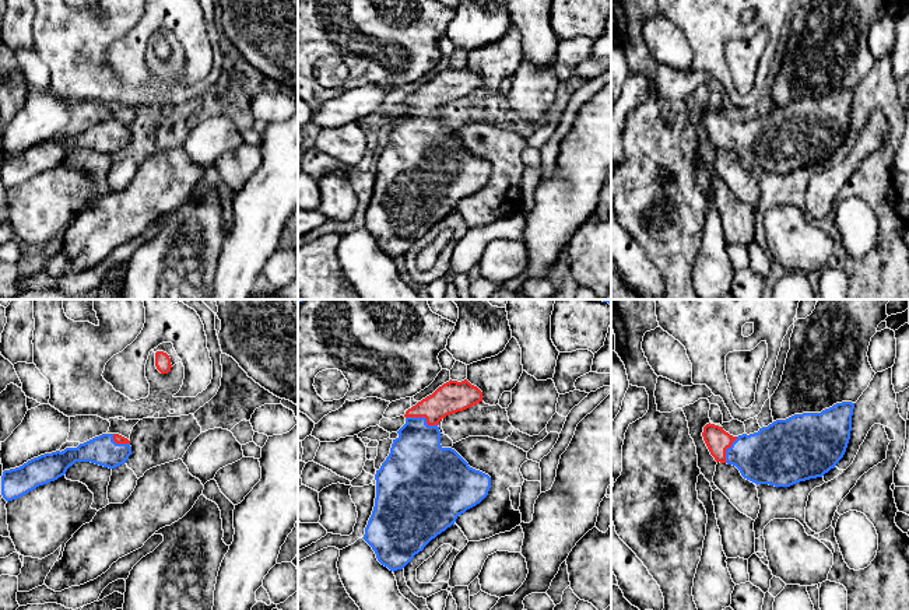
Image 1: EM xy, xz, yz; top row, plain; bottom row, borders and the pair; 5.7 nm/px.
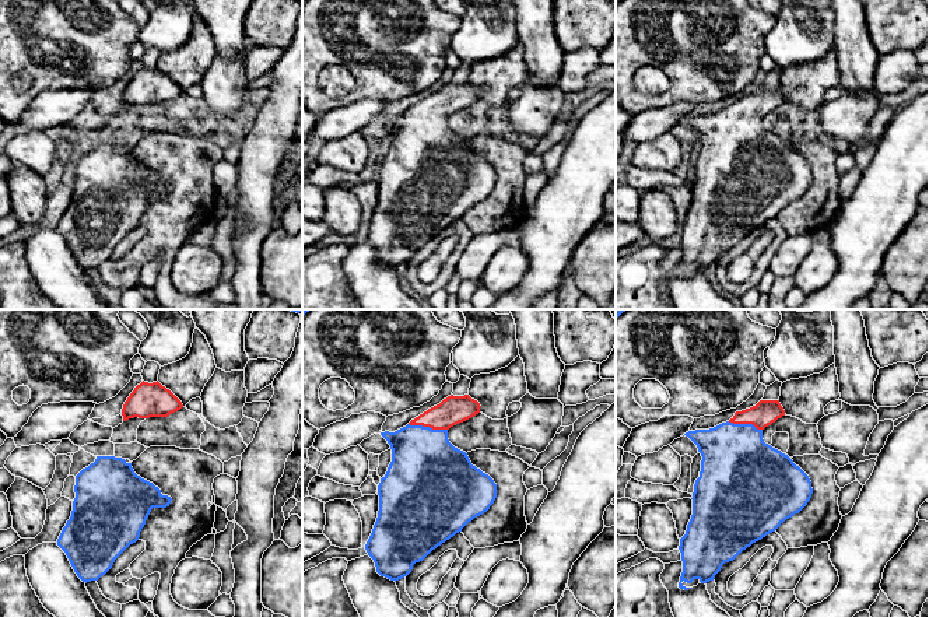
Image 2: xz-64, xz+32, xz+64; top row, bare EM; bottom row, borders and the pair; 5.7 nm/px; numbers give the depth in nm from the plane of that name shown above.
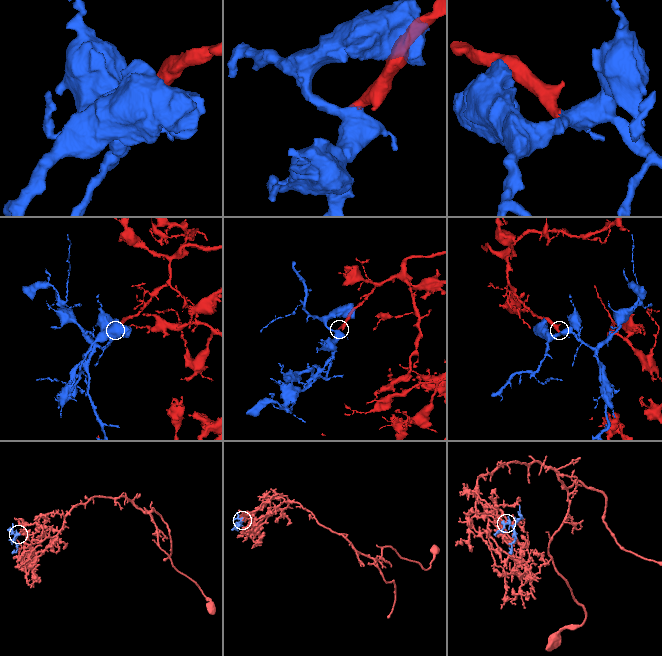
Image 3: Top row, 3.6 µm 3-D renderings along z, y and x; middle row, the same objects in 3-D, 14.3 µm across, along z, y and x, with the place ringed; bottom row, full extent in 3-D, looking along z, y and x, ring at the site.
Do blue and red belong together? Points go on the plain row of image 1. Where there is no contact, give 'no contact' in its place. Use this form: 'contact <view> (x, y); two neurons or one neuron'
contact xz (423, 104); one neuron

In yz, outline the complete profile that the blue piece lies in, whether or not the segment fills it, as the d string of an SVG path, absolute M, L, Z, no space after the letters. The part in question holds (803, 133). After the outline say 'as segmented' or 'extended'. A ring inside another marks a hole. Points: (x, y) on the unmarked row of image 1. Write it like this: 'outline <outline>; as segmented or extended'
outline M842 88L821 99L794 101L738 123L709 109L702 123L715 147L736 152L744 165L790 173L822 164L843 144L853 95L854 90Z; extended

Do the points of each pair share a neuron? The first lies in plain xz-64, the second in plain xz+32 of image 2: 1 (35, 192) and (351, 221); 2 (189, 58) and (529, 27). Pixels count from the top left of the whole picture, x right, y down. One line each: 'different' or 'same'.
1: same
2: different

